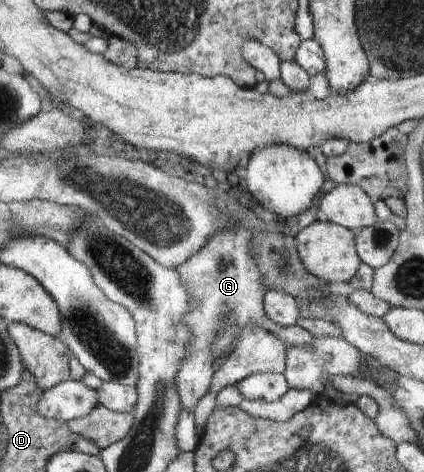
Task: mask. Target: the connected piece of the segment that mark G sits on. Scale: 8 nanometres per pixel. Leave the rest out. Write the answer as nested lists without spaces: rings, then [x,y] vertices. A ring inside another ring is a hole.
[[[234,225],[229,230],[222,230],[221,234],[214,234],[193,257],[175,269],[188,289],[192,305],[192,311],[185,314],[181,321],[186,328],[190,329],[192,338],[190,345],[186,345],[188,353],[176,377],[176,388],[180,395],[181,405],[188,412],[194,411],[199,399],[211,387],[214,369],[210,349],[221,326],[224,328],[235,326],[238,331],[241,331],[246,325],[255,324],[273,332],[285,347],[303,348],[309,346],[315,339],[297,323],[280,324],[267,317],[264,307],[265,291],[262,285],[262,276],[252,257],[253,234],[255,233],[246,230],[241,225]]]

